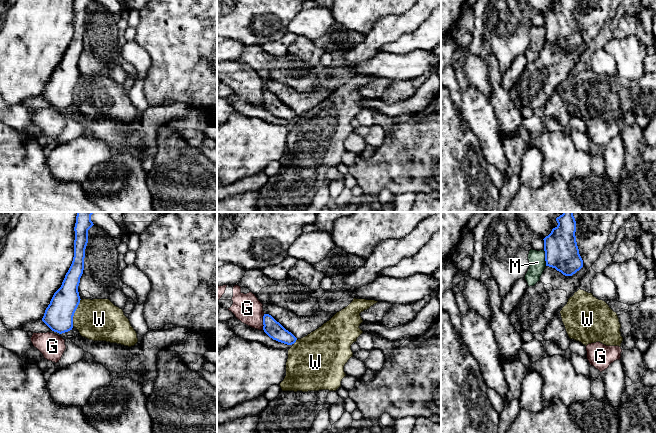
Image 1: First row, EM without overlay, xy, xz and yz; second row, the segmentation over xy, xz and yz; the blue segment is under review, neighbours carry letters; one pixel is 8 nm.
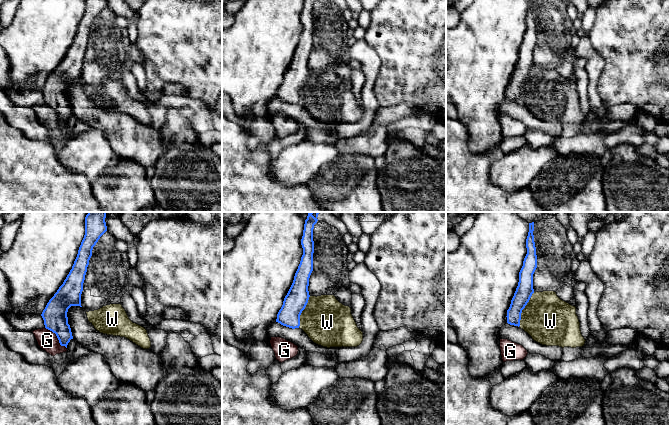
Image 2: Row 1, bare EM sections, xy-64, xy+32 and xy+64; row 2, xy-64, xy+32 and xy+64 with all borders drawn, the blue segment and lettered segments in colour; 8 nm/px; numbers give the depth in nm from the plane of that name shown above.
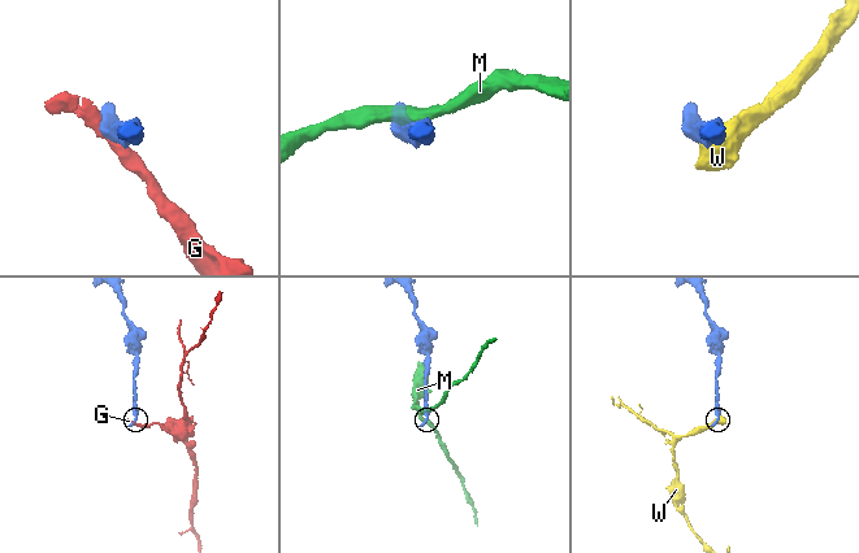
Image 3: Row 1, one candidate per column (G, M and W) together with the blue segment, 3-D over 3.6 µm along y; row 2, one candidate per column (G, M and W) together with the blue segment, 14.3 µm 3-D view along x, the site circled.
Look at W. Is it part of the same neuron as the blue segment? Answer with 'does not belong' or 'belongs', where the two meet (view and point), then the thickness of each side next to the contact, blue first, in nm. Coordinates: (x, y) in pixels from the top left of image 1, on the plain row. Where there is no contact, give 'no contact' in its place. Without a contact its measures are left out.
belongs; meets blue in xy at (74, 88); 240 nm thick on the blue side, 340 nm on the other

